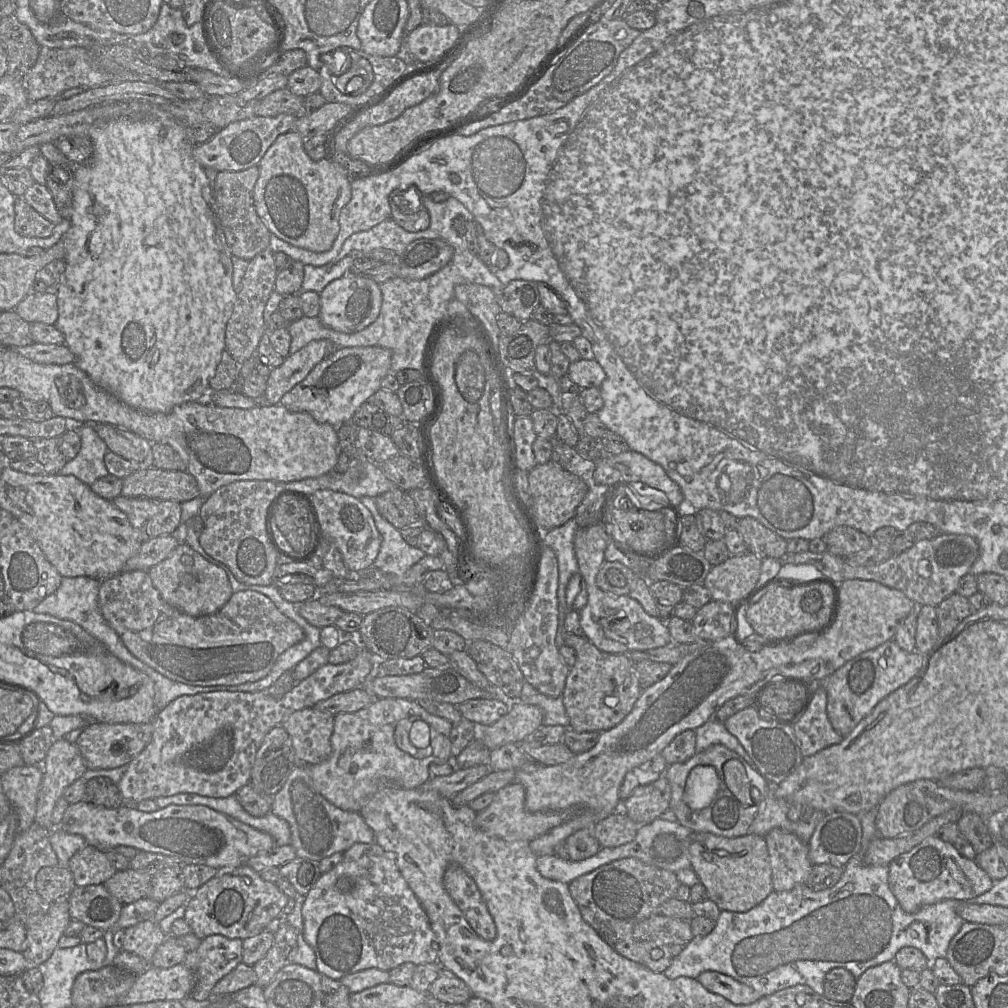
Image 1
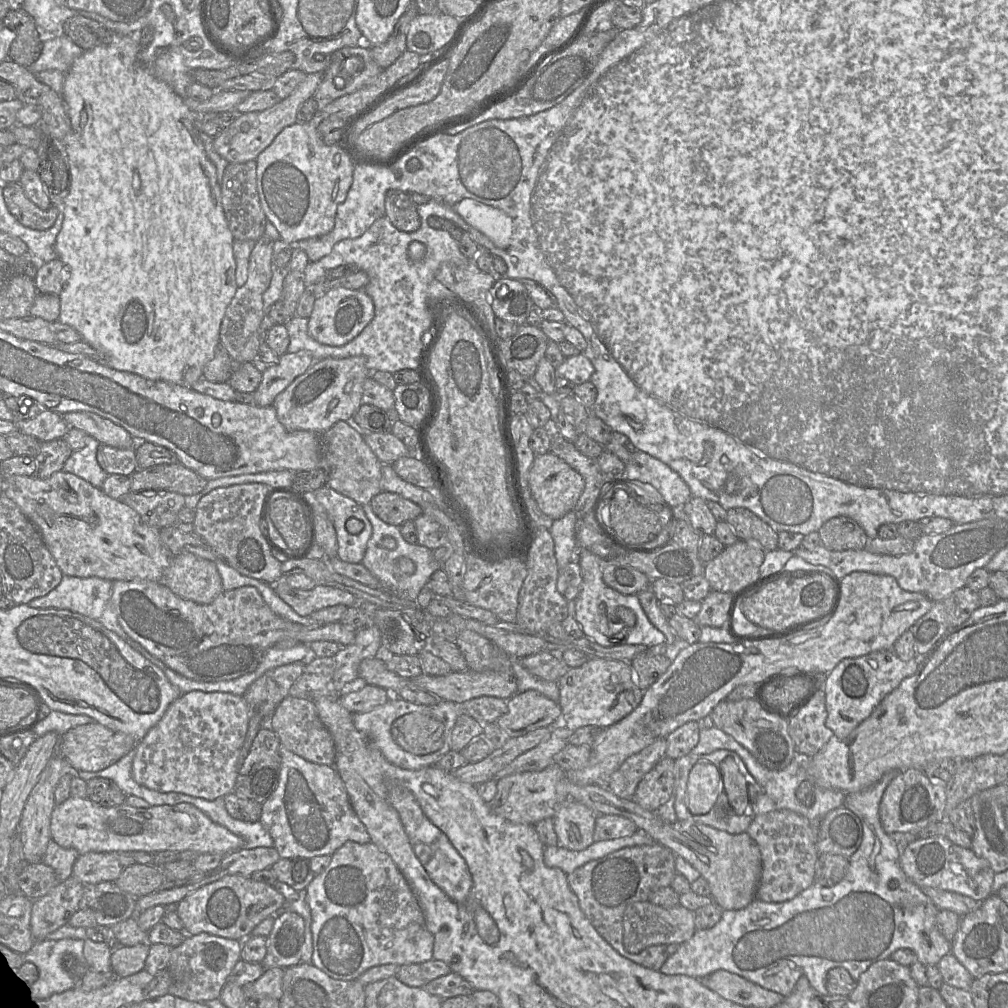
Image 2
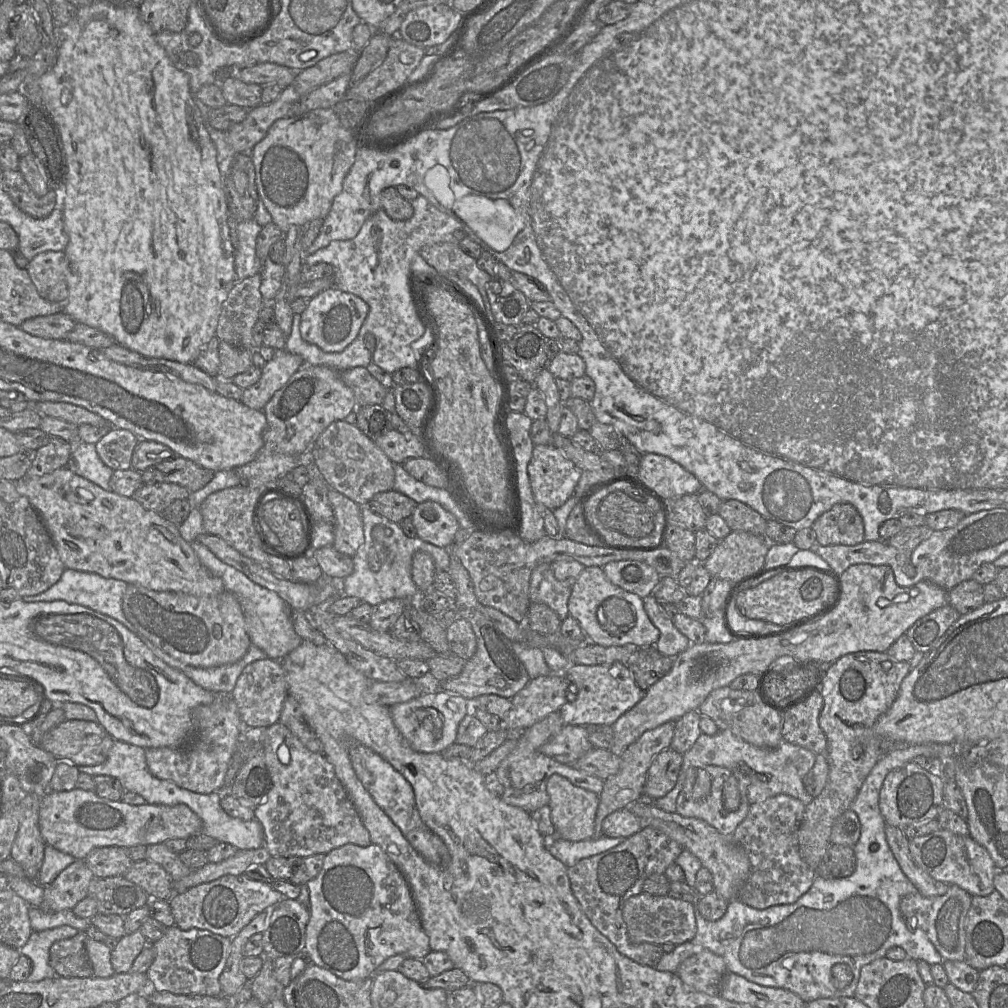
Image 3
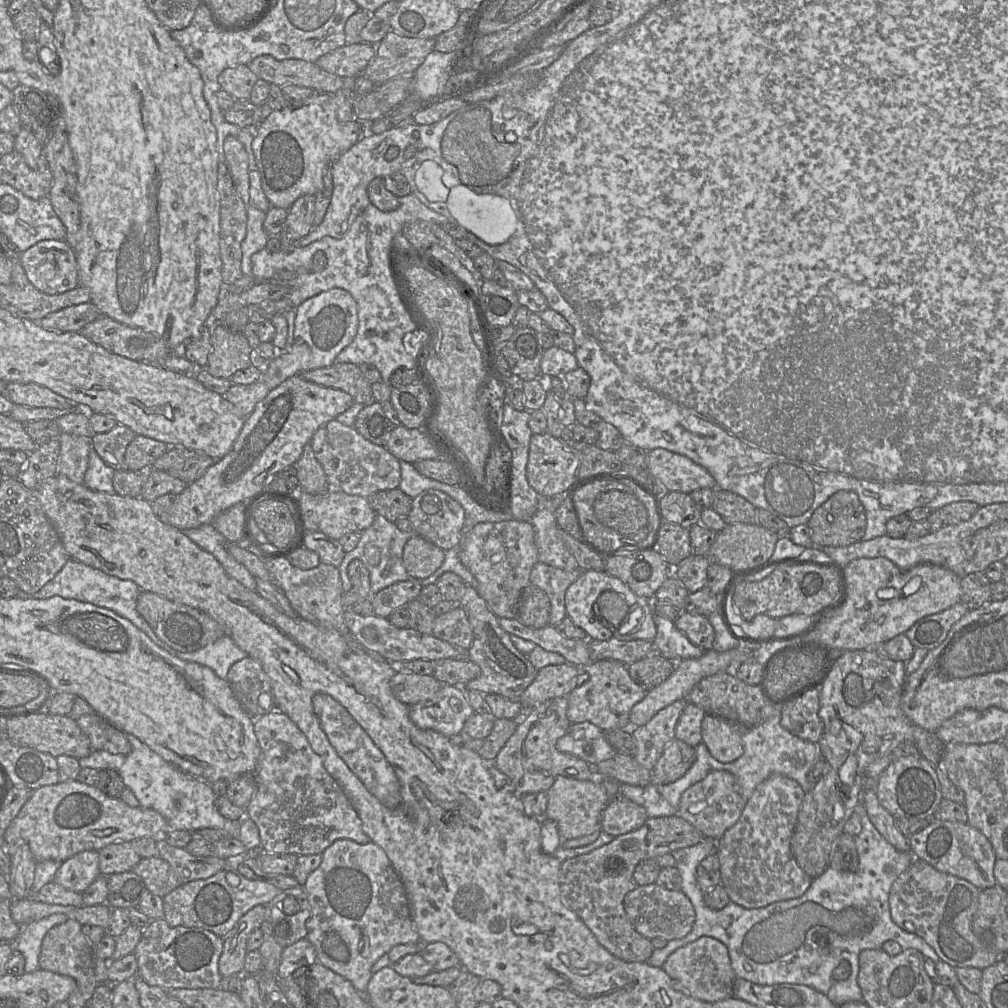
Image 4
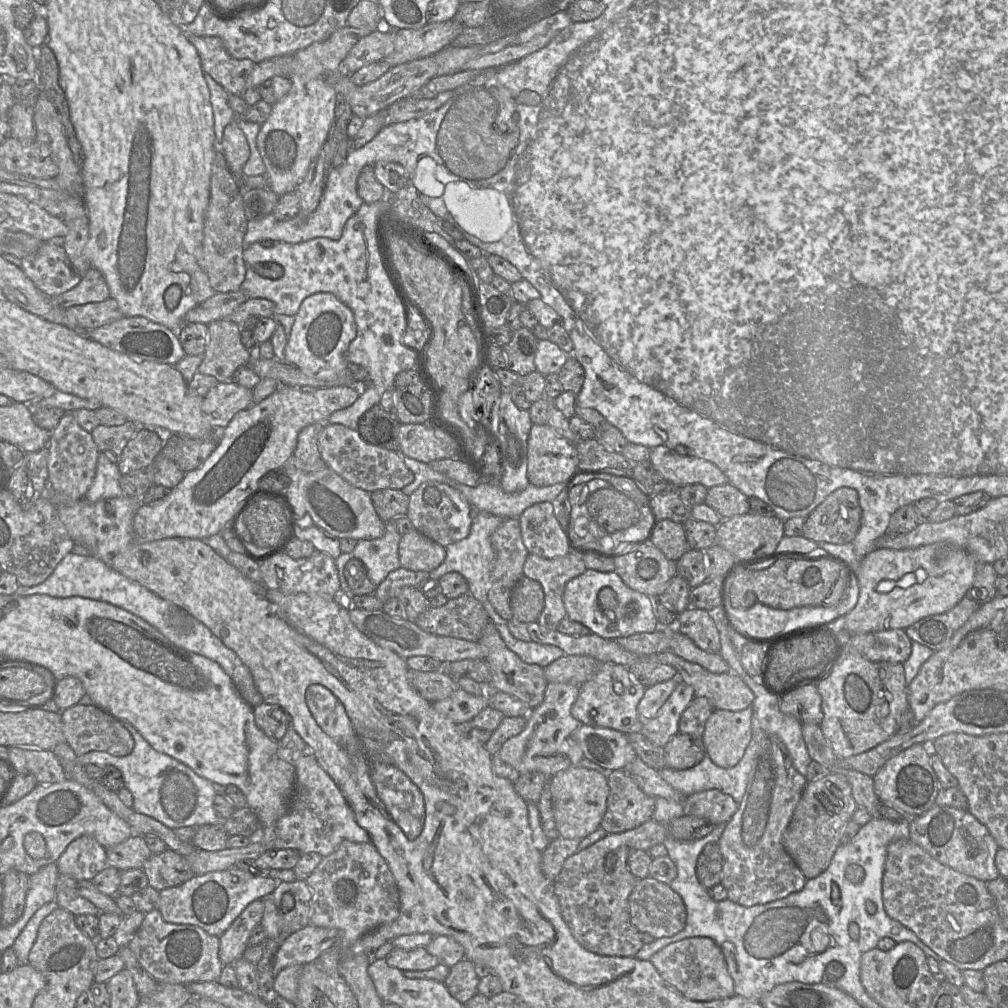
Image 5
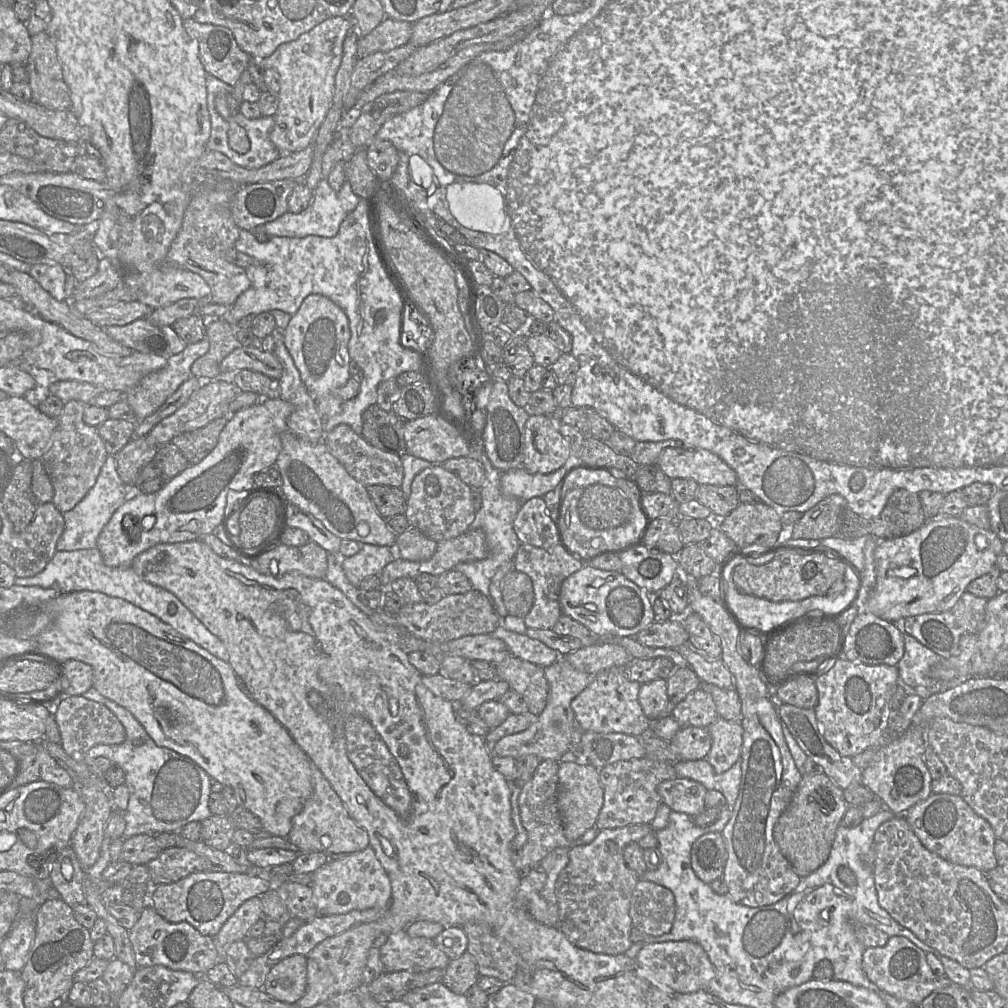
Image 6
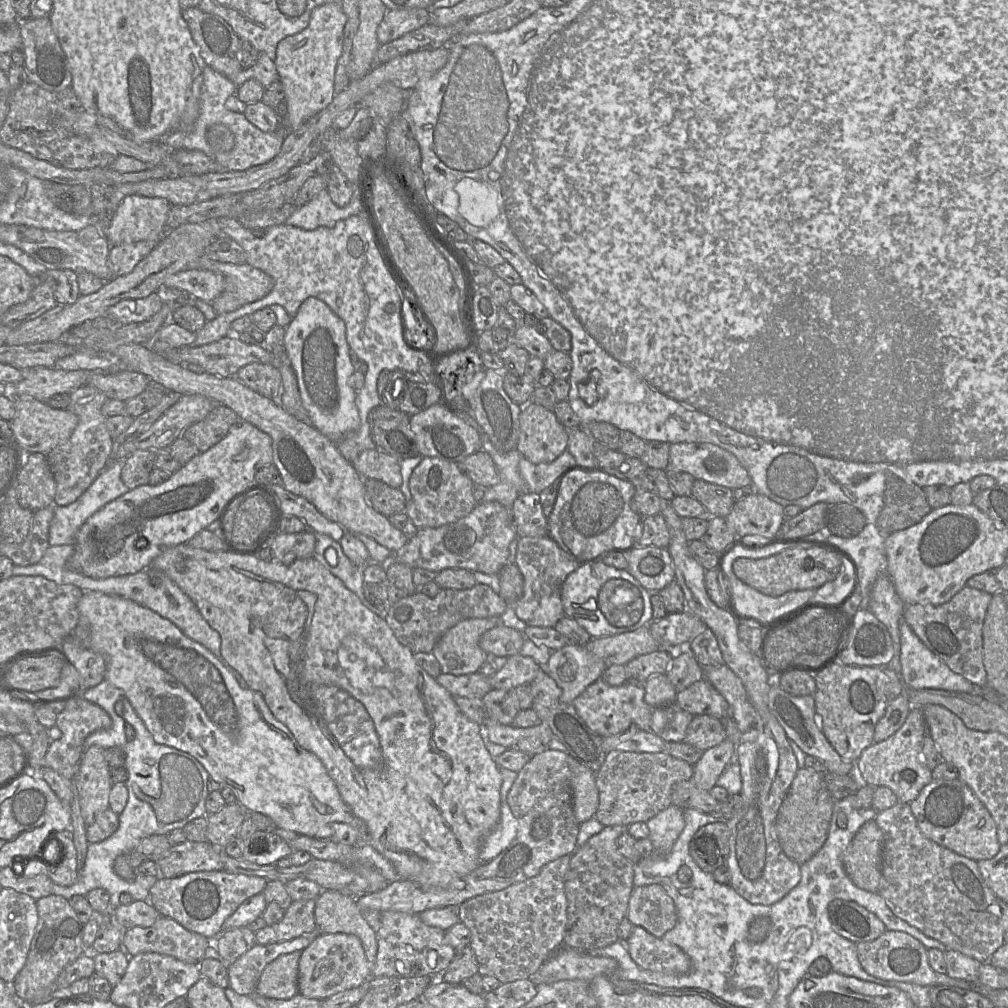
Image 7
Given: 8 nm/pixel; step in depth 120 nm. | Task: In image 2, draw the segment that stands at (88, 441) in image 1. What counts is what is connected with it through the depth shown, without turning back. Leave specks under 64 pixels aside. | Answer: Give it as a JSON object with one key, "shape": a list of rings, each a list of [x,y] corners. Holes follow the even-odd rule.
{"shape":[[[88,435],[86,445],[72,452],[62,470],[73,473],[94,487],[101,489],[103,482],[109,474],[97,461],[97,450],[100,444],[97,439]]]}

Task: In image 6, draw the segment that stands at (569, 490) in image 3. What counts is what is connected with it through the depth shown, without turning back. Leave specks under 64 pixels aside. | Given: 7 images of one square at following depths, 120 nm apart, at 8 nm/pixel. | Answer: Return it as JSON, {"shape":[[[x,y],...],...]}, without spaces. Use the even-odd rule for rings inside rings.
{"shape":[[[530,415],[525,424],[522,467],[530,473],[548,474],[571,457],[569,441],[559,432],[553,416]]]}

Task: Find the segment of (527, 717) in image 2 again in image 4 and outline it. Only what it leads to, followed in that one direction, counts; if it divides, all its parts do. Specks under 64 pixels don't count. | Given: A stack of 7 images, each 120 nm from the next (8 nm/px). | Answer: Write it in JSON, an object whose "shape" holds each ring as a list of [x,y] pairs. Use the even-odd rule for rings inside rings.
{"shape":[[[567,662],[545,666],[537,671],[535,679],[523,692],[519,703],[524,710],[533,709],[550,699],[566,697],[587,679],[587,673],[578,675],[577,666]]]}

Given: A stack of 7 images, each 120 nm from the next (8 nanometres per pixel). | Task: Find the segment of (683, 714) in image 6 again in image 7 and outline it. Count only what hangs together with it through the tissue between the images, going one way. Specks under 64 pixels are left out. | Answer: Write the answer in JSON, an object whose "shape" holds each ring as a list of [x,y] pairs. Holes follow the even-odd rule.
{"shape":[[[705,678],[678,691],[675,703],[693,716],[709,715],[721,720],[729,718],[728,703]]]}

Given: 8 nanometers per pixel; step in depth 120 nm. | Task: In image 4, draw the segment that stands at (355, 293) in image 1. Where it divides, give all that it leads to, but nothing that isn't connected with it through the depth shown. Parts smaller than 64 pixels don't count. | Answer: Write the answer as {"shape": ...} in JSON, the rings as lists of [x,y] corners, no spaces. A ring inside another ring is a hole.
{"shape":[[[333,288],[307,299],[296,308],[291,351],[268,361],[261,369],[262,381],[271,391],[294,375],[333,365],[337,355],[353,341],[357,331],[357,303],[346,290]]]}

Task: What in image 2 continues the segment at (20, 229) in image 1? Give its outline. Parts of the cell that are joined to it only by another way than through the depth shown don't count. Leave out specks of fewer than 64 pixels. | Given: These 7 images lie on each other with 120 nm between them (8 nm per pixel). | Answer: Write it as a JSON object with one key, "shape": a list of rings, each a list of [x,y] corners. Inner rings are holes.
{"shape":[[[20,182],[3,184],[8,210],[22,225],[35,230],[47,230],[53,226],[58,215],[55,204],[41,209],[27,197]]]}

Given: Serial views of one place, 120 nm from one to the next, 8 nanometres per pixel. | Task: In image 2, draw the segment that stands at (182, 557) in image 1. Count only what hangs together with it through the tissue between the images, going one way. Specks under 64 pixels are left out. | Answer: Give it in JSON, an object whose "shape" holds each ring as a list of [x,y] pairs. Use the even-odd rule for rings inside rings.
{"shape":[[[186,551],[171,557],[160,582],[177,596],[198,604],[209,604],[224,591],[216,565]]]}

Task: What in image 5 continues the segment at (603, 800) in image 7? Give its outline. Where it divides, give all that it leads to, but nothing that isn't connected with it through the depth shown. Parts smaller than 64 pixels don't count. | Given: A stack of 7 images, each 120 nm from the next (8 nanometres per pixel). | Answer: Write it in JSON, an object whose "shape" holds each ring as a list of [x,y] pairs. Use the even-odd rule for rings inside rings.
{"shape":[[[625,769],[607,773],[609,795],[600,827],[607,833],[634,829],[652,818],[655,798],[644,793]]]}

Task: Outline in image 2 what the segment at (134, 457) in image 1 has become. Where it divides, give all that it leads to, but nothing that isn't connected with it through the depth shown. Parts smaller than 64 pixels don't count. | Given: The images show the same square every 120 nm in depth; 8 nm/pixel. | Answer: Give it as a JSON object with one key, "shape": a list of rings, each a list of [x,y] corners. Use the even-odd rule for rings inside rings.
{"shape":[[[86,411],[68,412],[62,415],[70,427],[85,431],[101,444],[115,448],[135,447],[136,440],[126,429],[107,418]]]}

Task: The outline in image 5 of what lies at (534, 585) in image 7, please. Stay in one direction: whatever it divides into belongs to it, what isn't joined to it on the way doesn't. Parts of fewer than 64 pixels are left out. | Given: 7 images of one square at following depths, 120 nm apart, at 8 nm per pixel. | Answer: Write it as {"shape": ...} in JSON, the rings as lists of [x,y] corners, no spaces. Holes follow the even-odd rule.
{"shape":[[[572,549],[556,558],[542,558],[529,553],[523,574],[539,582],[543,588],[545,606],[537,620],[541,627],[556,630],[559,622],[567,617],[563,602],[565,585],[586,569],[582,555]]]}

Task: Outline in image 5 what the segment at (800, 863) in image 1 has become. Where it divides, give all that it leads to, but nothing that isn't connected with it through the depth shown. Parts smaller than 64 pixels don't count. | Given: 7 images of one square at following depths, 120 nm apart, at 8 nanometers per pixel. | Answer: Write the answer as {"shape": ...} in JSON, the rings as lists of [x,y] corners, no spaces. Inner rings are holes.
{"shape":[[[777,738],[762,740],[762,746],[753,761],[743,798],[718,841],[722,854],[721,883],[727,890],[728,899],[744,906],[765,904],[782,899],[804,887],[807,878],[784,849],[782,835],[791,821],[807,782],[807,778],[794,768],[785,748]]]}

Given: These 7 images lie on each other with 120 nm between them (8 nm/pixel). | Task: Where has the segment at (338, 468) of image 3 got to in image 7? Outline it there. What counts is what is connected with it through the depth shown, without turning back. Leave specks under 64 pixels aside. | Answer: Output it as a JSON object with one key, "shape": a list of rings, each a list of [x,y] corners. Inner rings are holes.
{"shape":[[[364,450],[352,463],[363,479],[376,479],[392,488],[400,488],[400,461],[382,450]]]}

